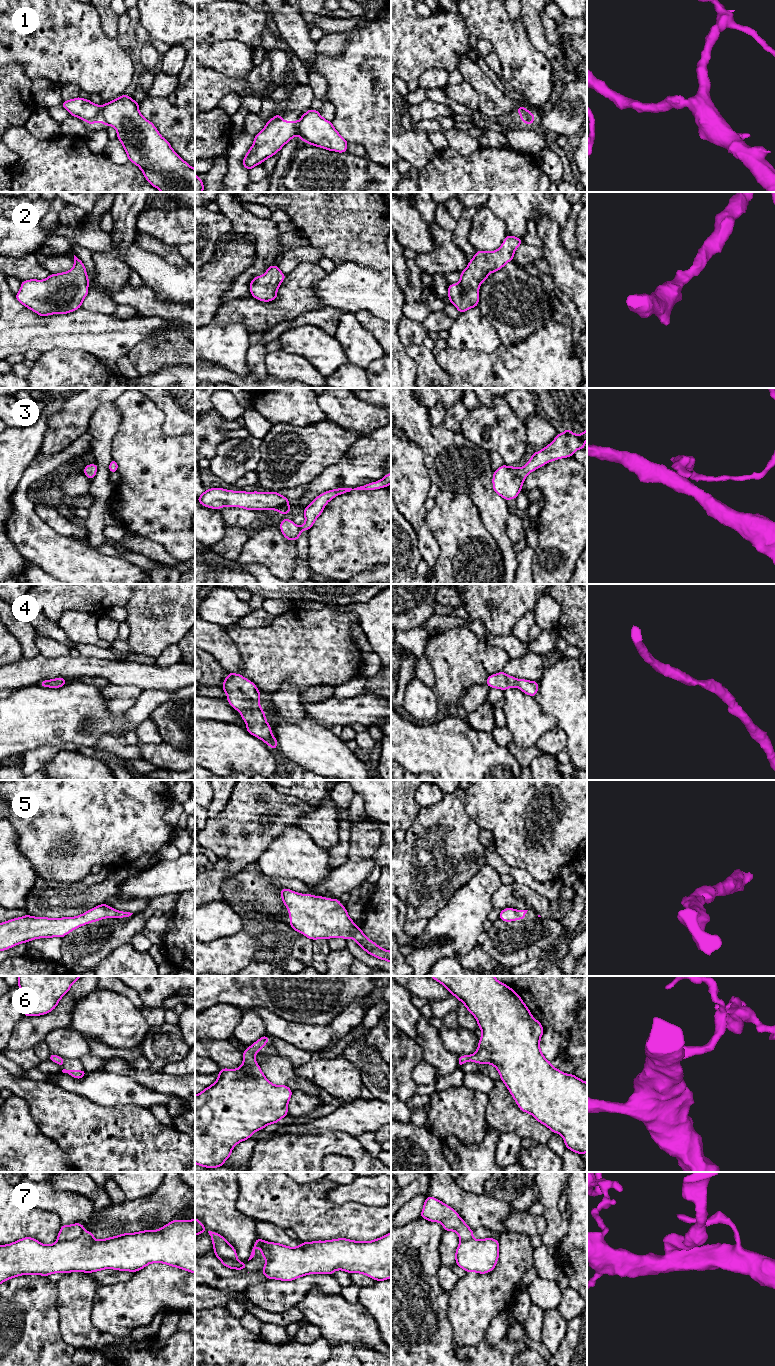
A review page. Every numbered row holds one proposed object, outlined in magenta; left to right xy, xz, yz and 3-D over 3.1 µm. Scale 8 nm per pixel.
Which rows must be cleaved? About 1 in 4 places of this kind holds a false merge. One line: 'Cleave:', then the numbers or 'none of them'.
Cleave: 1, 7

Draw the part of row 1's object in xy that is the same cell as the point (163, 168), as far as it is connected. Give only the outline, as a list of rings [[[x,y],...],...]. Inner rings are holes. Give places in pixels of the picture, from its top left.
[[[128,95],[102,105],[99,121],[112,126],[128,156],[137,165],[146,180],[161,192],[195,192],[195,169],[185,162],[164,139],[154,124],[139,112],[139,103]]]

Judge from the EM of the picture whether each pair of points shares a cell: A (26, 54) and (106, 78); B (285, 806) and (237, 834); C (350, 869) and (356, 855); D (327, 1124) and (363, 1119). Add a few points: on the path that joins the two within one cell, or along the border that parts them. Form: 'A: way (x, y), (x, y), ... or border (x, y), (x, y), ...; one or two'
A: way (46, 56), (83, 55), (86, 58); one
B: way (273, 812), (259, 813), (249, 823); one
C: border (372, 856), (356, 861), (349, 860); two
D: way (336, 1122), (343, 1119), (354, 1119); one

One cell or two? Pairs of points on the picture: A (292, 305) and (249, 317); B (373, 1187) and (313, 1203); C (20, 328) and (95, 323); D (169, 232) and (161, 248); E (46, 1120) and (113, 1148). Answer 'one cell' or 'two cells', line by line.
A: one cell
B: two cells
C: one cell
D: two cells
E: one cell

